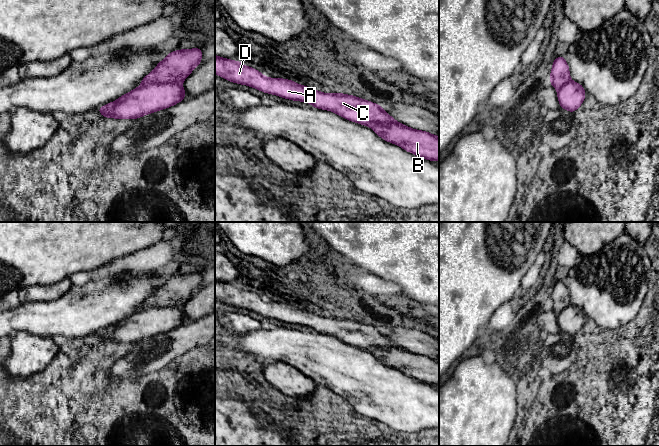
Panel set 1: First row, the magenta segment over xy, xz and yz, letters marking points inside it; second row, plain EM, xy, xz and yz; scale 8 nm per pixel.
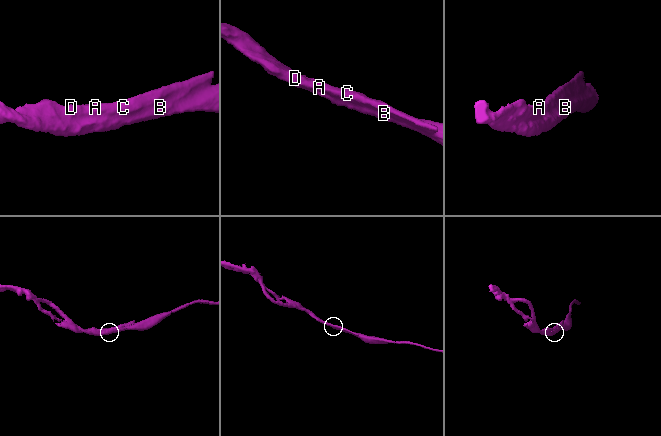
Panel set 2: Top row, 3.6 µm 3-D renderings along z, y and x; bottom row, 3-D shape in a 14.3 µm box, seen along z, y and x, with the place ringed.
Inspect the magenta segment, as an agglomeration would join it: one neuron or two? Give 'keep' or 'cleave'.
keep

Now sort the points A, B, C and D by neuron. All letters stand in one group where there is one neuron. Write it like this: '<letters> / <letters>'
A B C D

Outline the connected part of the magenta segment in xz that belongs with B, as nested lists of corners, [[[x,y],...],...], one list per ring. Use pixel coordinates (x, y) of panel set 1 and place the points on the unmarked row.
[[[215,279],[215,298],[236,308],[243,308],[256,312],[262,316],[277,319],[294,325],[302,325],[313,331],[332,335],[341,341],[372,352],[379,361],[390,367],[396,368],[405,375],[411,376],[421,382],[431,385],[439,385],[439,361],[426,355],[415,354],[393,343],[380,329],[371,325],[360,323],[356,320],[334,317],[326,318],[311,313],[307,310],[295,307],[293,304],[281,302],[268,302],[255,292],[243,289],[238,284],[232,285]]]

